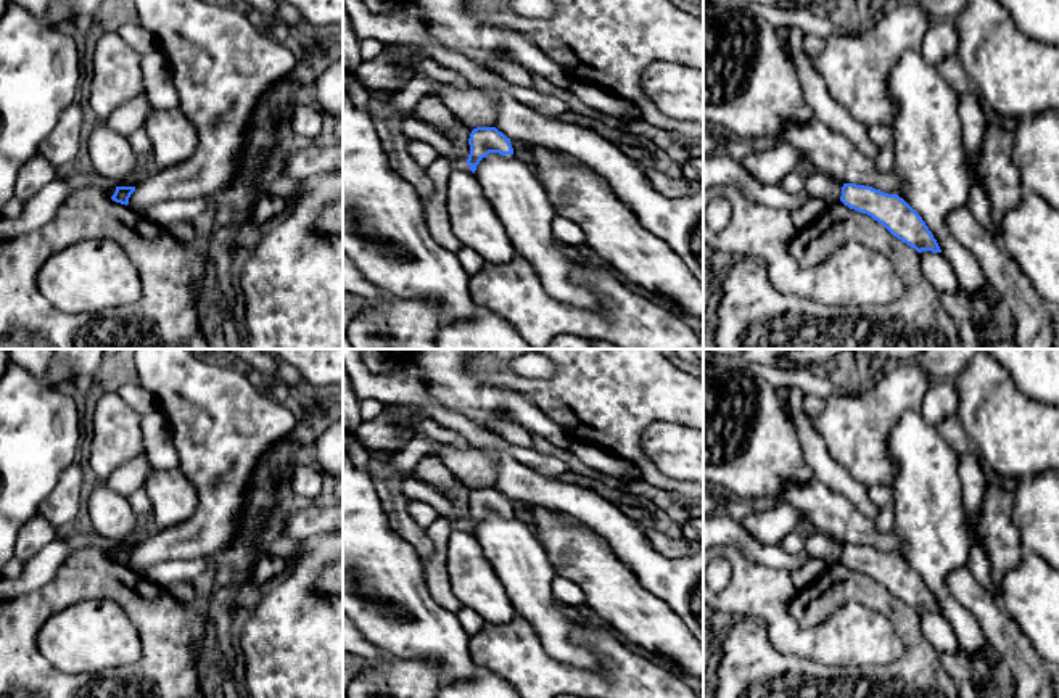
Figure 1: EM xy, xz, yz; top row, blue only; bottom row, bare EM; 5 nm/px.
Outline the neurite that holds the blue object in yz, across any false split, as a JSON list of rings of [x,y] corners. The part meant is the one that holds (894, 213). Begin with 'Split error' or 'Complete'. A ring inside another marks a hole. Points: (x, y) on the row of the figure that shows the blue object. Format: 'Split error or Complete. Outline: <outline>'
Complete. Outline: [[[843,183],[840,201],[850,209],[871,216],[917,253],[942,253],[922,217],[898,195],[888,195],[872,187]]]

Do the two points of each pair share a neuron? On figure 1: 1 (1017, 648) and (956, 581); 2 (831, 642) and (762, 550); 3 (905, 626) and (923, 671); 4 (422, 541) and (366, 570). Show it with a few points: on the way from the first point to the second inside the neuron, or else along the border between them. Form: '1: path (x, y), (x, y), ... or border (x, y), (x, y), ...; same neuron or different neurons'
1: path (1001, 632), (992, 616), (972, 597); same neuron
2: border (741, 554), (765, 566), (784, 568), (789, 573); different neurons
3: path (911, 637), (919, 660); same neuron
4: border (388, 515), (388, 525), (425, 563); different neurons

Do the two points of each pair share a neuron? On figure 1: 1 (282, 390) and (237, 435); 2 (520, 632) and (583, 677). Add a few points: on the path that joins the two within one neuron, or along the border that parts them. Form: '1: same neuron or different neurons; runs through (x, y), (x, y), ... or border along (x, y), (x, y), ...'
1: different neurons; border along (271, 396), (284, 404)
2: same neuron; runs through (528, 650), (556, 677), (565, 677)

